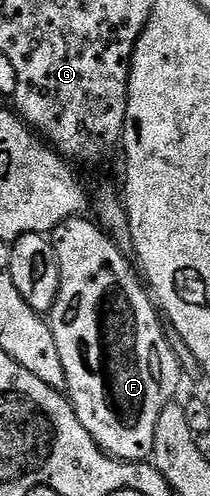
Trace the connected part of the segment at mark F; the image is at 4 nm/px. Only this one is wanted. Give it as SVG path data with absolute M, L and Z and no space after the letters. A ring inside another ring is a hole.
M82 215L72 216L65 223L58 224L53 233L53 243L57 250L57 262L61 266L61 286L57 294L57 302L49 313L49 323L53 330L53 338L57 341L57 350L61 353L61 364L65 366L65 374L67 375L65 392L71 401L71 405L75 408L75 413L81 422L81 426L85 426L85 430L89 430L89 434L93 434L93 438L105 452L108 452L110 456L117 457L119 460L141 460L147 462L153 456L157 422L160 421L163 411L178 397L175 395L179 392L179 383L185 379L183 365L180 364L177 354L167 337L164 317L161 315L148 285L141 279L136 265L129 259L128 253L122 252L115 245L115 241L99 227L94 219L83 219Z

